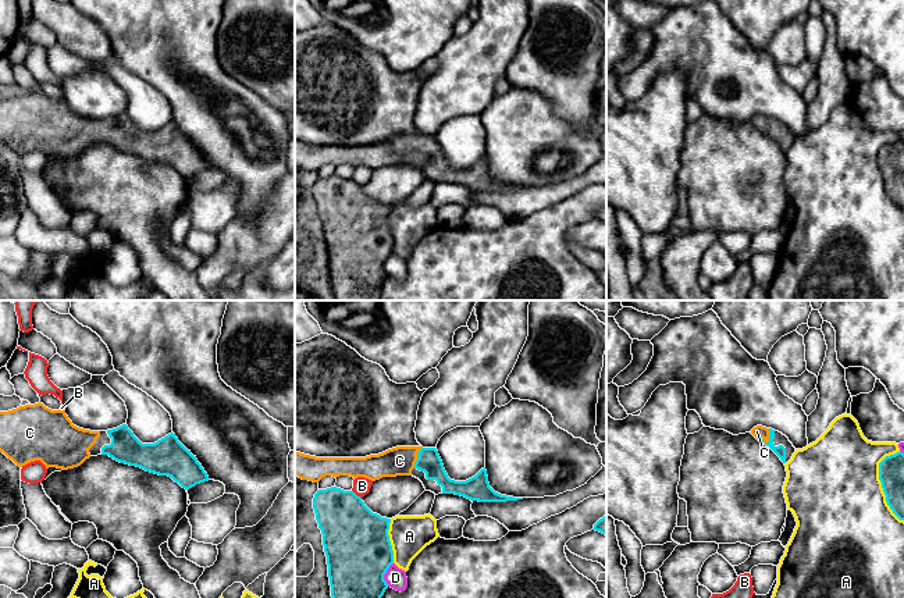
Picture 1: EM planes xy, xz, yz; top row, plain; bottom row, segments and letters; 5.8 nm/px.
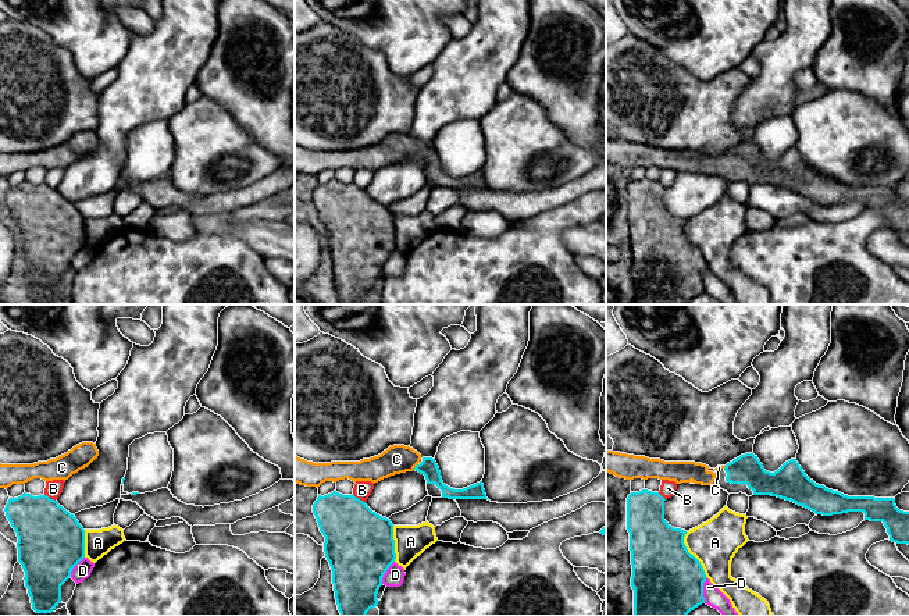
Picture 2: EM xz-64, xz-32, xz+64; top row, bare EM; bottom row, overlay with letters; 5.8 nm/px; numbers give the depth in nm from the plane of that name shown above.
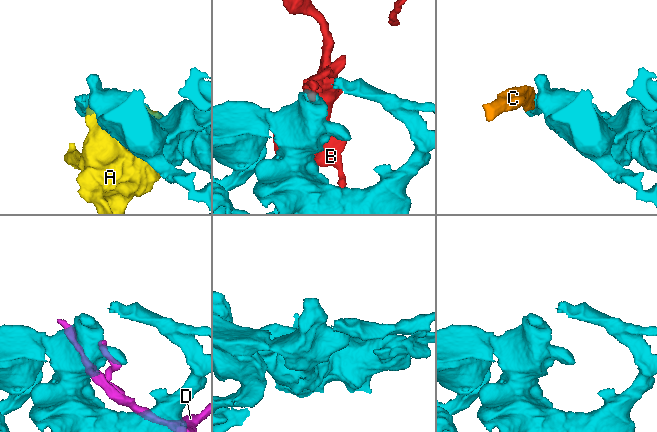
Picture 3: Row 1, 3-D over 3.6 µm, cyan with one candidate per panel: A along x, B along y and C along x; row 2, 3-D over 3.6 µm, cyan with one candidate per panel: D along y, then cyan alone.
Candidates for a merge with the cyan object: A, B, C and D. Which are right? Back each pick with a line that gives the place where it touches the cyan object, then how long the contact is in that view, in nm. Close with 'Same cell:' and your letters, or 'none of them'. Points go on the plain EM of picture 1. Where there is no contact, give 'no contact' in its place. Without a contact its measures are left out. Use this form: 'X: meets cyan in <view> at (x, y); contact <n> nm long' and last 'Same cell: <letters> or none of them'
C: meets cyan in yz at (769, 128); contact 100 nm long
Same cell: C

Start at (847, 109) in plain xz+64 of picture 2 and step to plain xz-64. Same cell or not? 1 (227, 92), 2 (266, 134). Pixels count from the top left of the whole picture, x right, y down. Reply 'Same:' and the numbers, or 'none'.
Same: none

